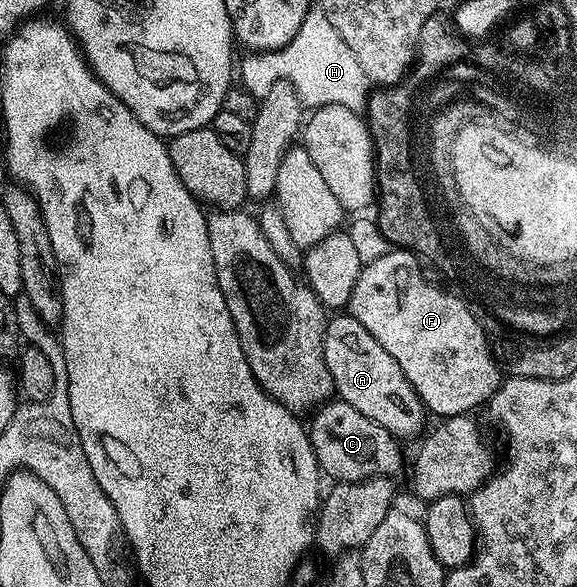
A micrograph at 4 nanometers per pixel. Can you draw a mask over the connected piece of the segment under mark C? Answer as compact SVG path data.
M330 399L324 405L319 405L312 410L309 419L310 421L307 421L309 442L315 451L315 459L321 467L321 472L326 478L334 477L332 480L337 483L366 481L369 477L392 478L393 473L400 471L401 449L397 446L400 445L398 438L394 437L392 433L388 433L383 427L379 427L379 423L367 419L367 415L359 415L359 411L355 411L355 407L351 407L351 403L340 399Z

